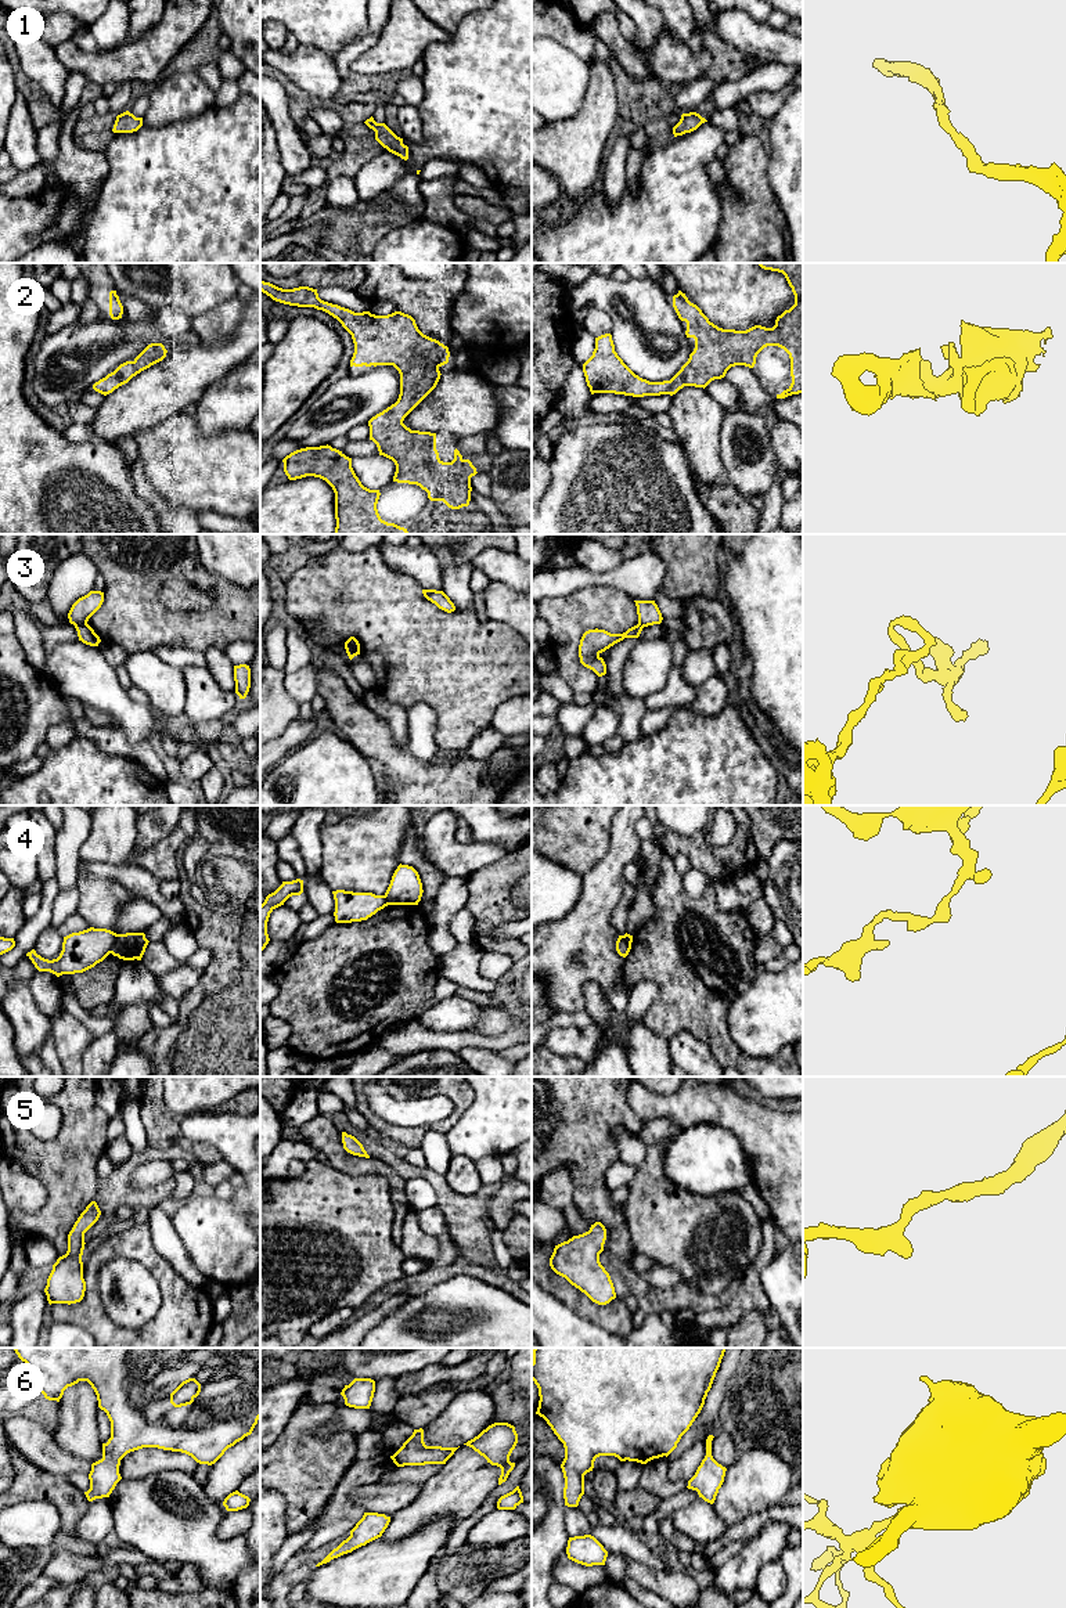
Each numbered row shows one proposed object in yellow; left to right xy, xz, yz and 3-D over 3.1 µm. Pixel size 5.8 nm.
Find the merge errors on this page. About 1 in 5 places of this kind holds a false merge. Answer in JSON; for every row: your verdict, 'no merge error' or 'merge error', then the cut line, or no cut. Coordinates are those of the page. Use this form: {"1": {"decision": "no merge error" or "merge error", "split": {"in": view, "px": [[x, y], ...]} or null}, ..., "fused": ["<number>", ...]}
{"1": {"decision": "no merge error", "split": null}, "2": {"decision": "no merge error", "split": null}, "3": {"decision": "merge error", "split": {"in": "xy", "px": [[86, 622], [75, 626]]}}, "4": {"decision": "merge error", "split": {"in": "xy", "px": [[116, 934], [110, 952]]}}, "5": {"decision": "no merge error", "split": null}, "6": {"decision": "no merge error", "split": null}, "fused": ["3", "4"]}

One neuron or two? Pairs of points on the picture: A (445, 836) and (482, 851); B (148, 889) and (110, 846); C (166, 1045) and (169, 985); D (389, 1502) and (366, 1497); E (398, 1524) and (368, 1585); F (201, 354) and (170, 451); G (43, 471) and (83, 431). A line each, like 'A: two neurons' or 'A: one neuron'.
A: one neuron
B: two neurons
C: two neurons
D: one neuron
E: two neurons
F: two neurons
G: two neurons

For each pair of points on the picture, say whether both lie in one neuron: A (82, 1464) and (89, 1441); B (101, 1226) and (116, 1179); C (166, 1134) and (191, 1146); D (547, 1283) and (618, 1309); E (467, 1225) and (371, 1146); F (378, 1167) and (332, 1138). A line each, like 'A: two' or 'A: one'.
A: two
B: one
C: one
D: one
E: one
F: one

